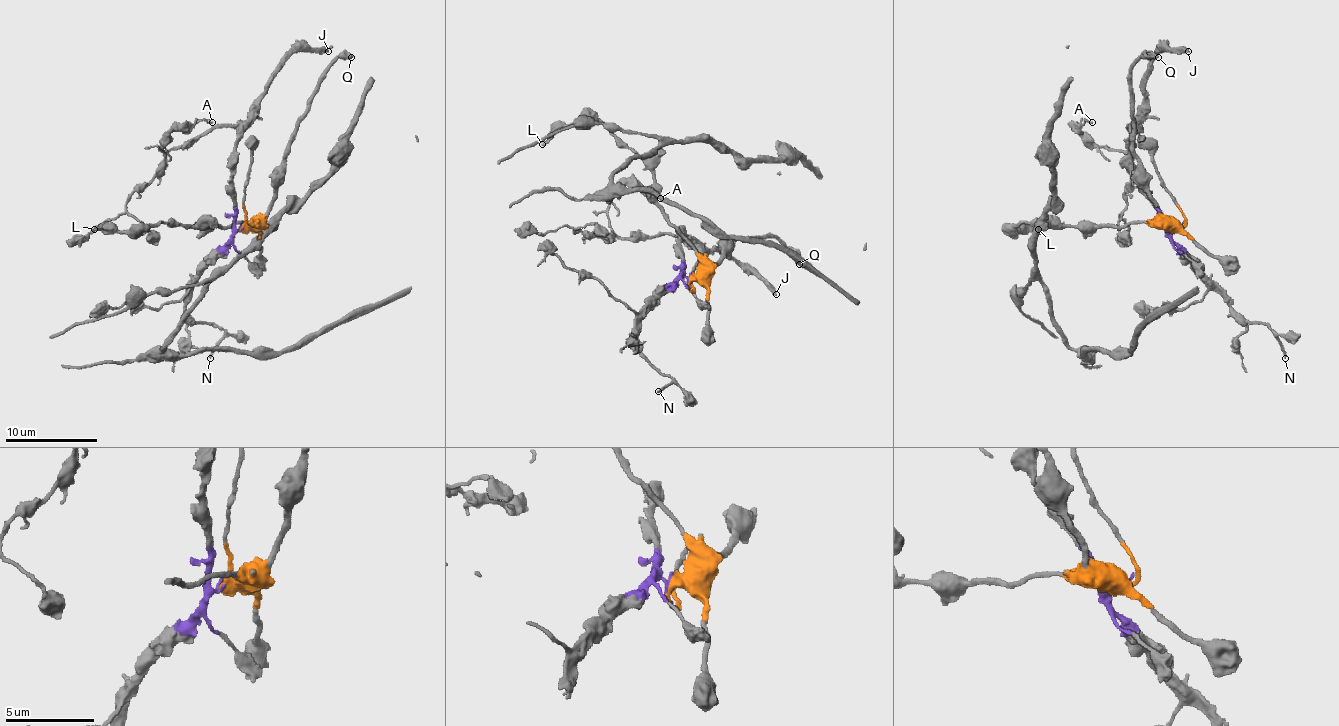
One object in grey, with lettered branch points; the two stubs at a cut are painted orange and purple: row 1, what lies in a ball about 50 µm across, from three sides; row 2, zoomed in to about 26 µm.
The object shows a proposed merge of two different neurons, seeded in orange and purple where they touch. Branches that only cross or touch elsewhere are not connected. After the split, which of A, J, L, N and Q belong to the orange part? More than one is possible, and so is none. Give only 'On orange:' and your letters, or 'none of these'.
On orange: L, Q

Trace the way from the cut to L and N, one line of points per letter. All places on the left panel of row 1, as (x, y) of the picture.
L: (241, 229), (252, 225), (211, 227), (158, 222), (146, 229), (93, 229)
N: (241, 229), (201, 271), (185, 306), (185, 312), (194, 322), (208, 322), (224, 331), (211, 359)

